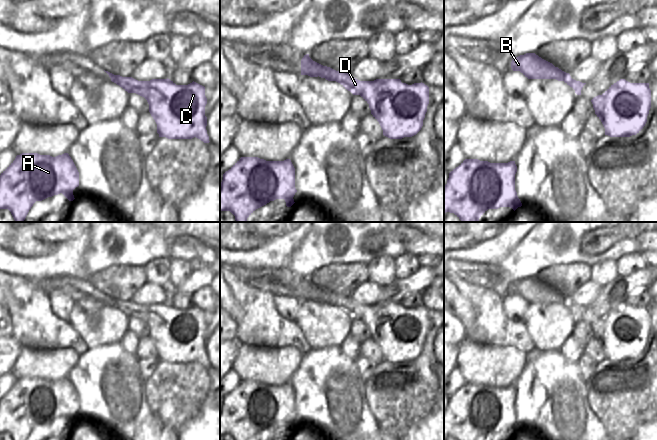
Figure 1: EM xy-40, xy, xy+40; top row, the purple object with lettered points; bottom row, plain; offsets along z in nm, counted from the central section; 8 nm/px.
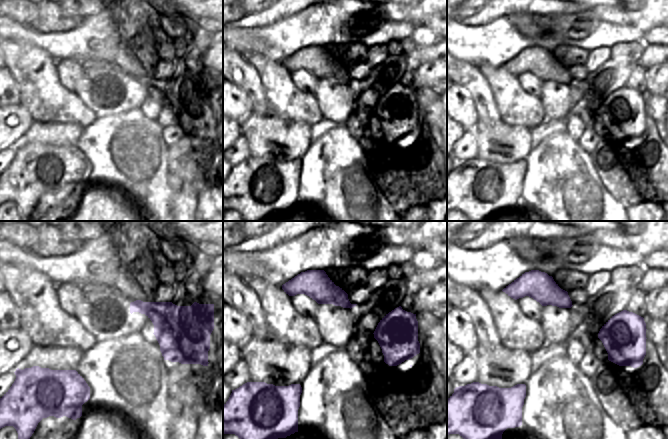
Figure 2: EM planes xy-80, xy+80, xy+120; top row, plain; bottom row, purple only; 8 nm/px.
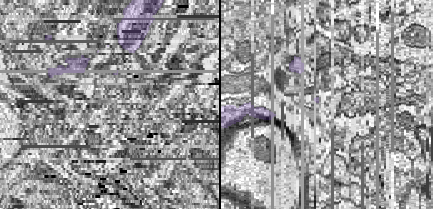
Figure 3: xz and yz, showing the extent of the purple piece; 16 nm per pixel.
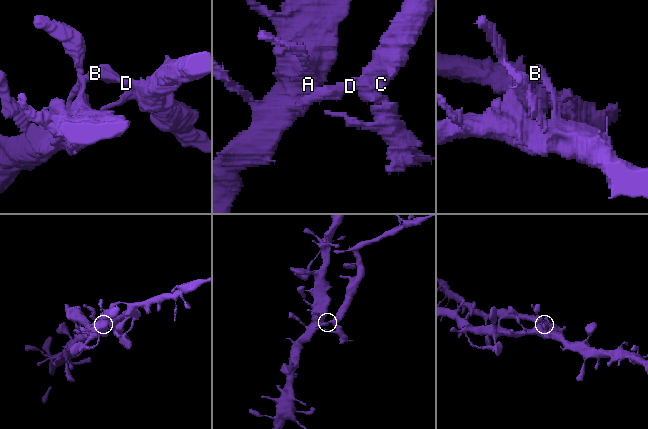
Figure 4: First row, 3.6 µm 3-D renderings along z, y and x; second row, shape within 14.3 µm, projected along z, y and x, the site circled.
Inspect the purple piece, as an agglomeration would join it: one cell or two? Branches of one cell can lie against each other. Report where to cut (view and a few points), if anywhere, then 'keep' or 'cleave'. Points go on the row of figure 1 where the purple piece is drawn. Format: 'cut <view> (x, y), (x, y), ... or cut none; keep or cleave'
cut xy (301, 68), (311, 70), (317, 76); cleave

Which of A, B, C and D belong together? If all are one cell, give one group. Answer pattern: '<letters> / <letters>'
A B / C D

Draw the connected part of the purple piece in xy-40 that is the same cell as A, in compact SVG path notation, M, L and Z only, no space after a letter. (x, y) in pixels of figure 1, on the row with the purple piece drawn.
M22 153L0 175L0 209L8 209L15 222L24 222L36 201L62 193L73 201L73 190L79 186L79 172L68 153L52 157Z

